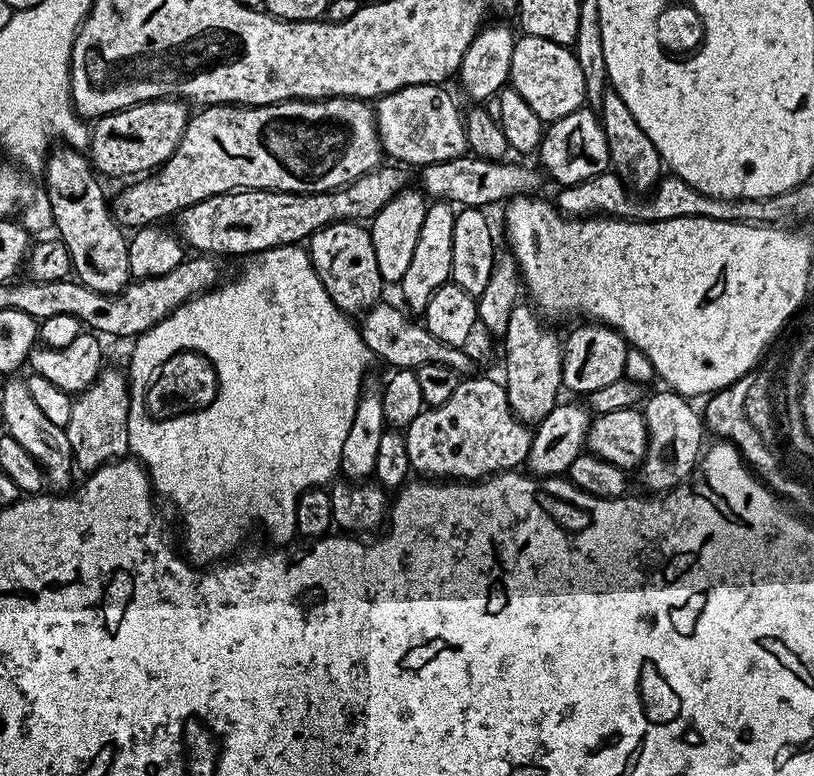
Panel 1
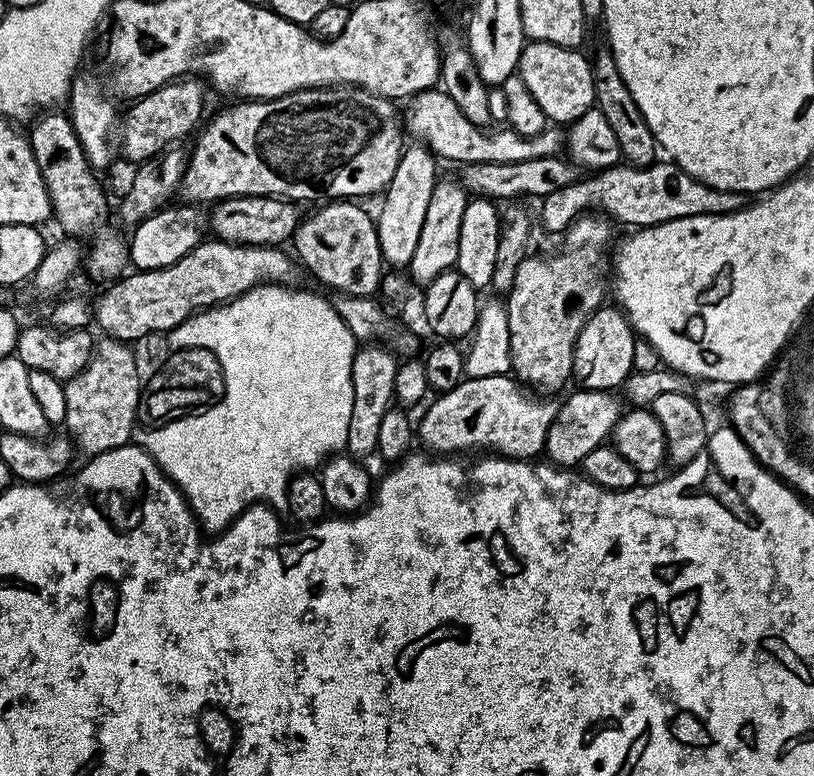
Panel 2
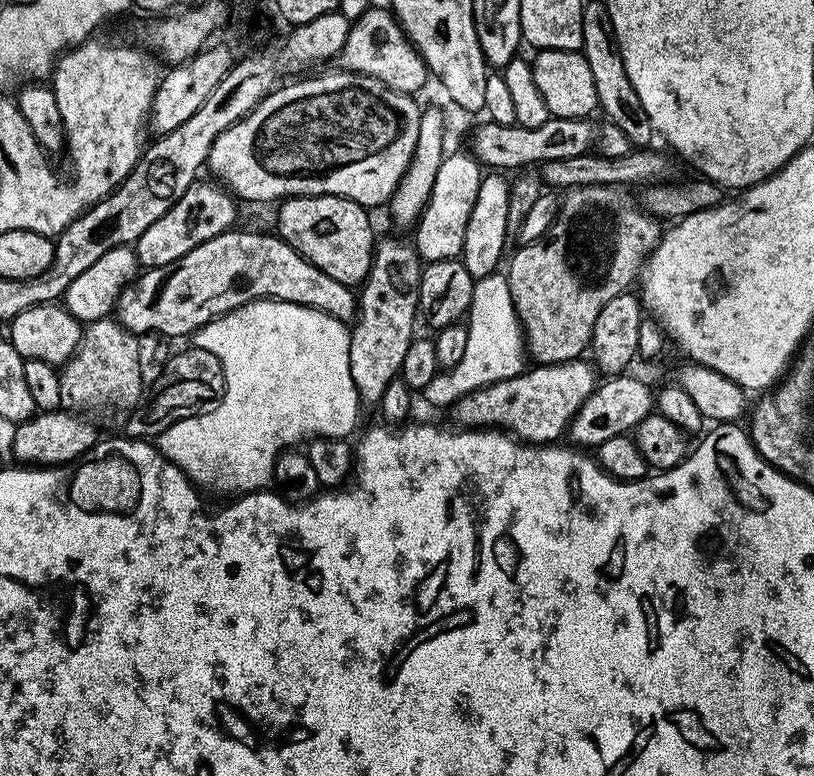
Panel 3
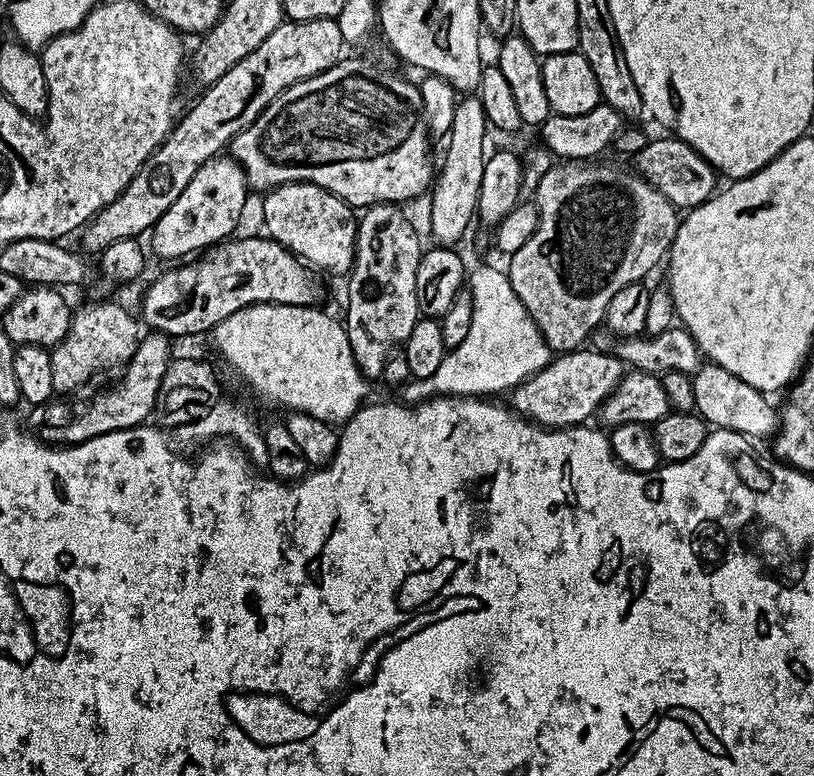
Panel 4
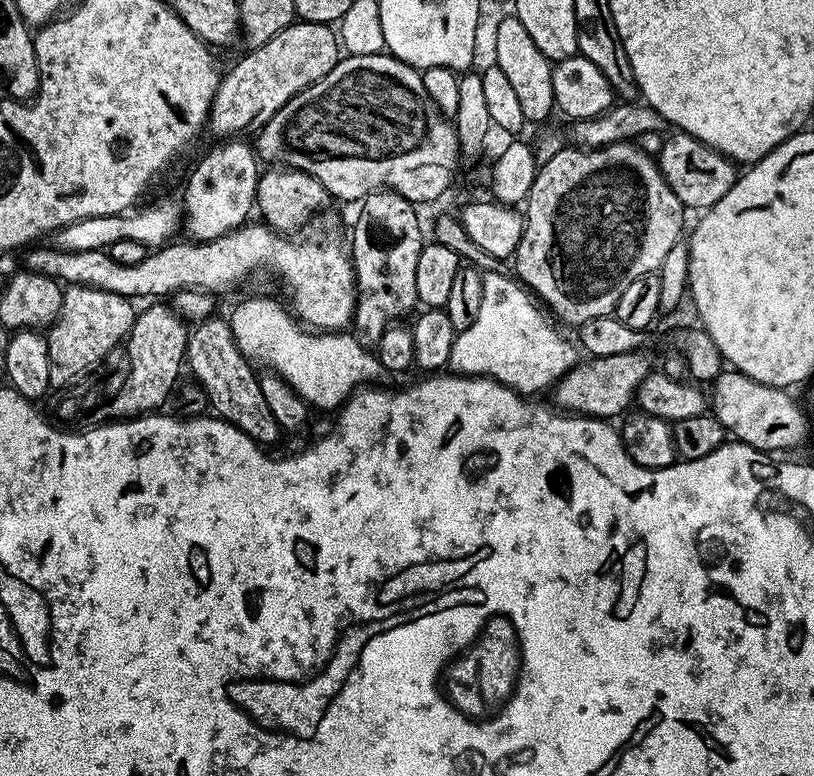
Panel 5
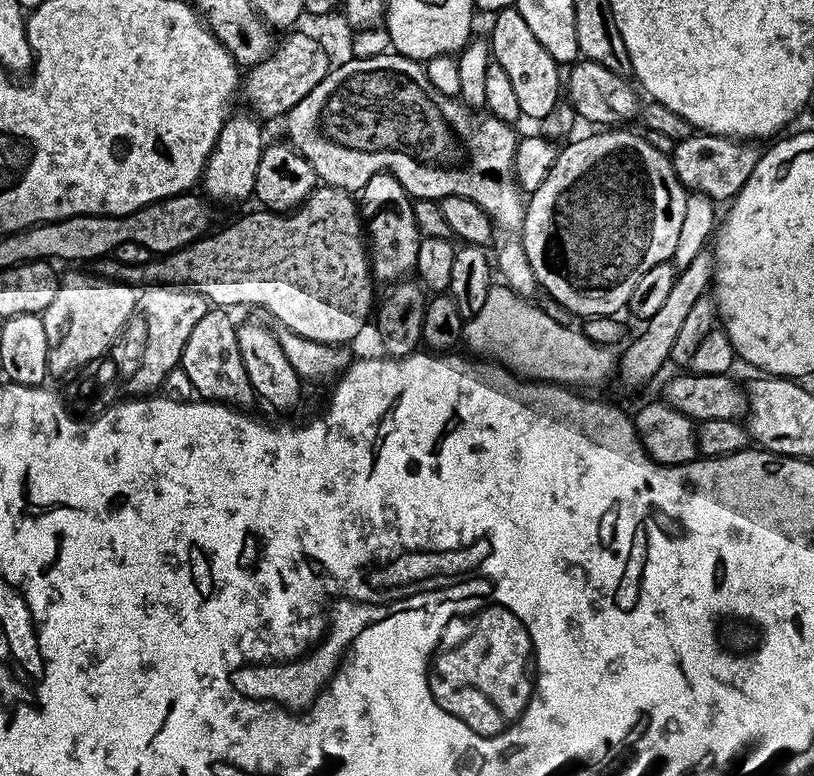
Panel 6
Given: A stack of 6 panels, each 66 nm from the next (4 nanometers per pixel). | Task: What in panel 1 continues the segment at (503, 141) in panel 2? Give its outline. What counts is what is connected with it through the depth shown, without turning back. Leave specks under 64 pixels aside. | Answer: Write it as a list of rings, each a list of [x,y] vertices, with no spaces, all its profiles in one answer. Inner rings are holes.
[[[439,84],[406,86],[375,101],[380,147],[396,159],[393,161],[404,166],[423,166],[453,160],[469,151],[468,135],[464,129],[465,117],[456,109],[456,104],[446,89]]]

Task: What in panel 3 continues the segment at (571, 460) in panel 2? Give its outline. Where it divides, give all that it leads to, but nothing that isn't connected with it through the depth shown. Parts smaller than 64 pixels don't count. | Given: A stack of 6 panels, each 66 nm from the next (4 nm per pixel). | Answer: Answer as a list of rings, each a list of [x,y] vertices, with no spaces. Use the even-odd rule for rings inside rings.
[[[621,374],[597,383],[596,389],[582,402],[578,414],[568,425],[567,439],[584,450],[594,450],[606,438],[618,438],[631,433],[654,412],[654,392],[633,374]]]

